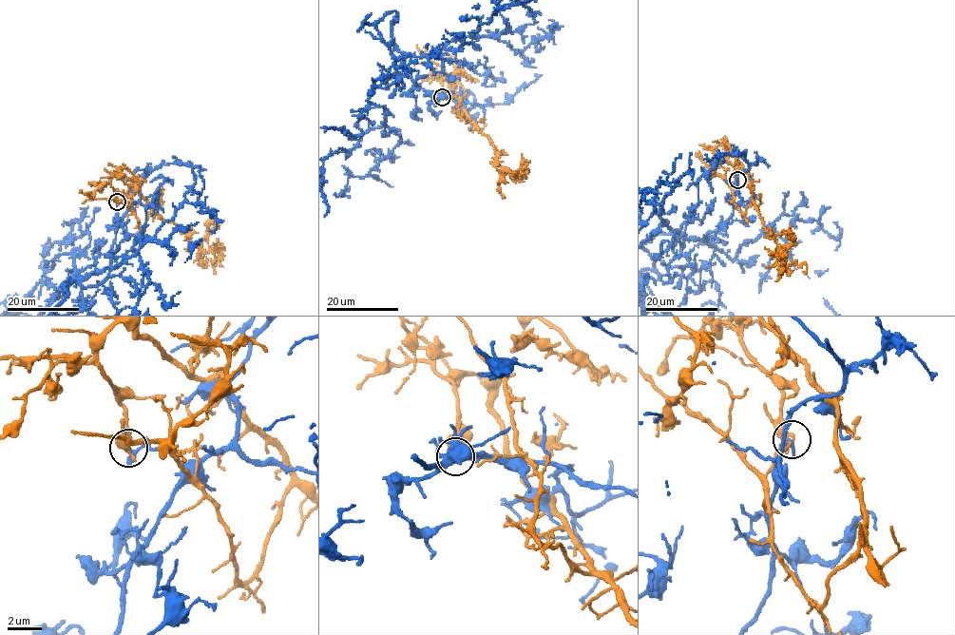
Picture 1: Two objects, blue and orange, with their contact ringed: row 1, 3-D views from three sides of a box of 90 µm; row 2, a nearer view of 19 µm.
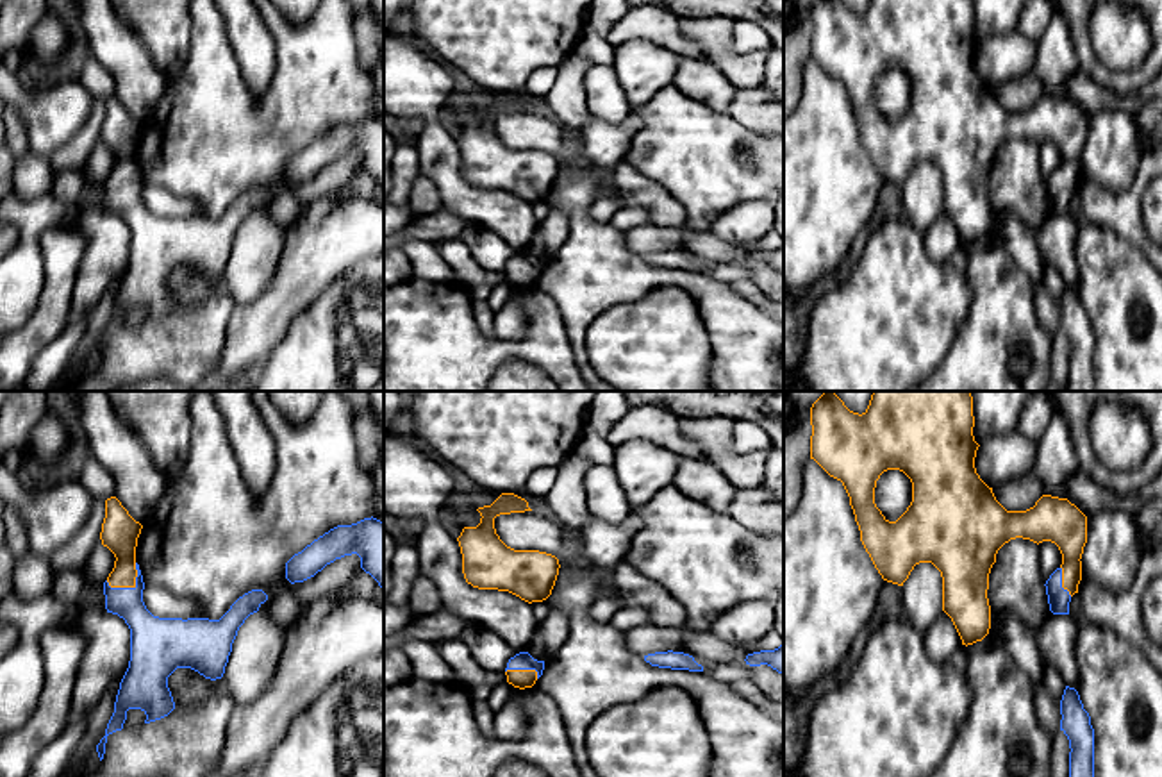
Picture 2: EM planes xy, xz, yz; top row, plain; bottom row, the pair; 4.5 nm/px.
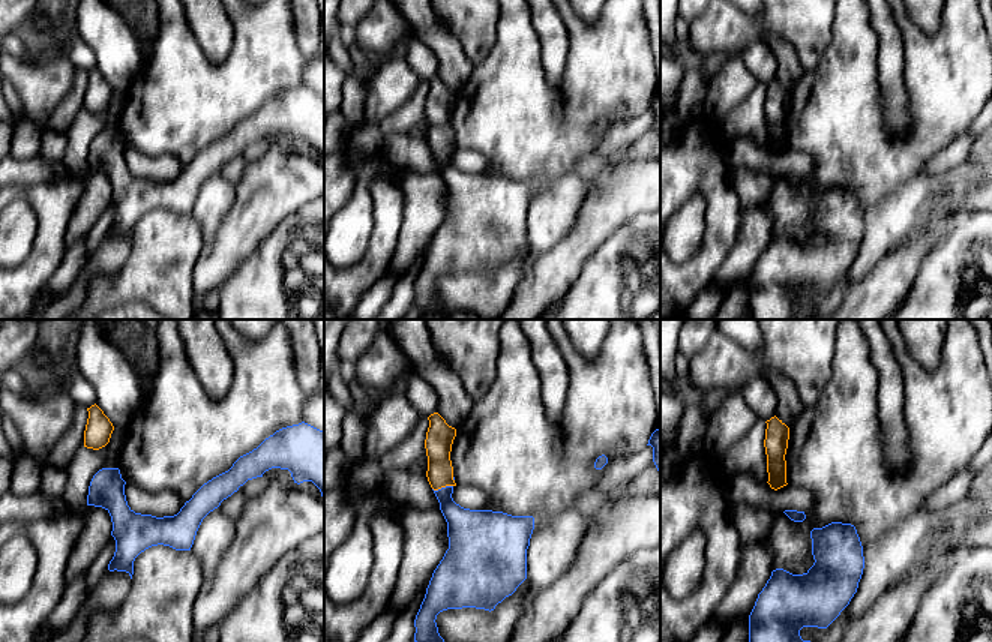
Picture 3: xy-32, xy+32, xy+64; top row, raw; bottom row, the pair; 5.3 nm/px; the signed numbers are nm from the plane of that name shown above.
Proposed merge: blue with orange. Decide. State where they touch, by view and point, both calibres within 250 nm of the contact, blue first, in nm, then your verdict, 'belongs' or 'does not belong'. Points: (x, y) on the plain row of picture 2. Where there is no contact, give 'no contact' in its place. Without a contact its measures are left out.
contact xy (131, 188); calibres 200 and 160 nm; does not belong

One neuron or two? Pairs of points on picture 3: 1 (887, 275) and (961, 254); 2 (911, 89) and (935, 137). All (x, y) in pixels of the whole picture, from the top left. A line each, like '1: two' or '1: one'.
1: two
2: one

